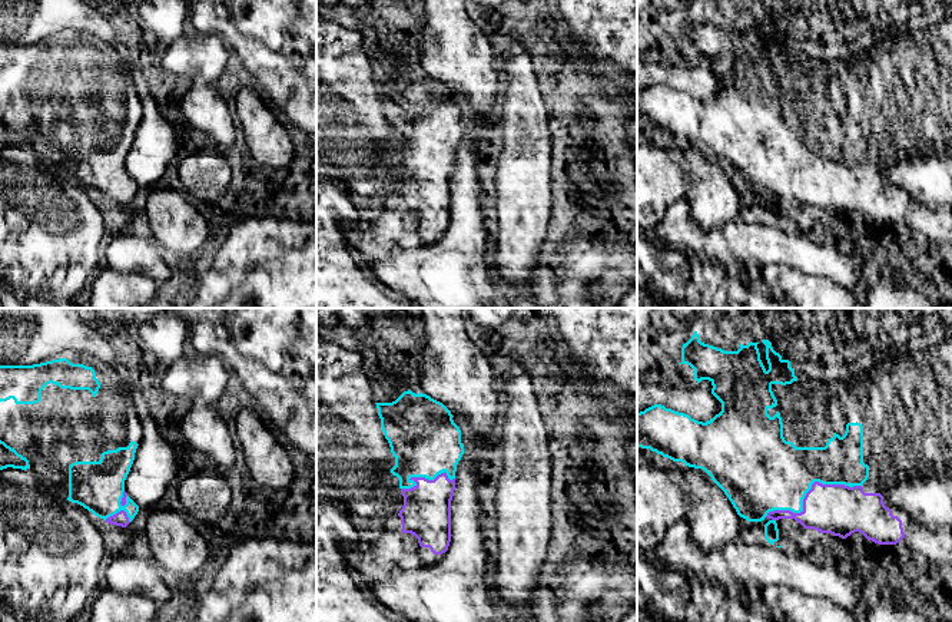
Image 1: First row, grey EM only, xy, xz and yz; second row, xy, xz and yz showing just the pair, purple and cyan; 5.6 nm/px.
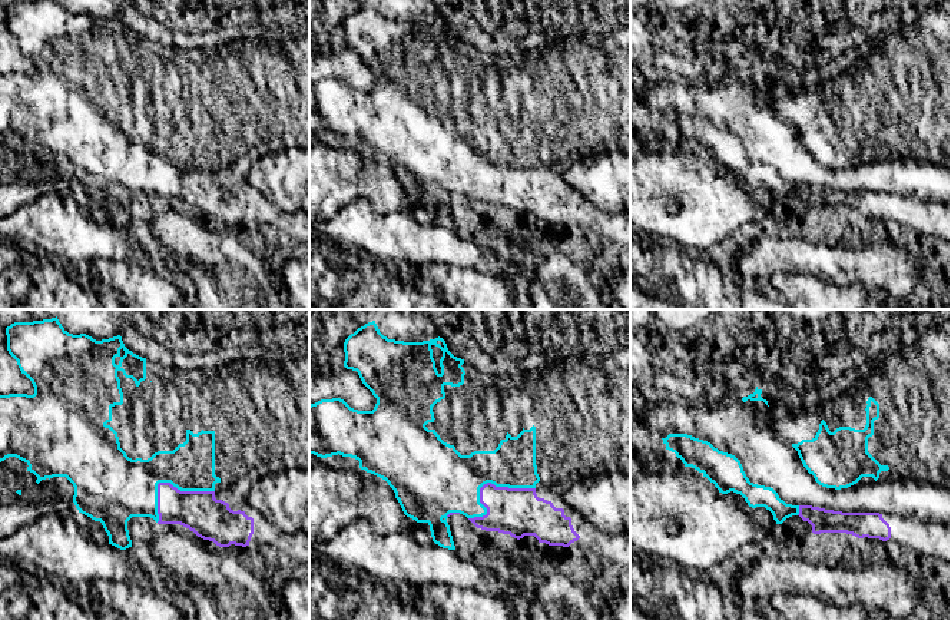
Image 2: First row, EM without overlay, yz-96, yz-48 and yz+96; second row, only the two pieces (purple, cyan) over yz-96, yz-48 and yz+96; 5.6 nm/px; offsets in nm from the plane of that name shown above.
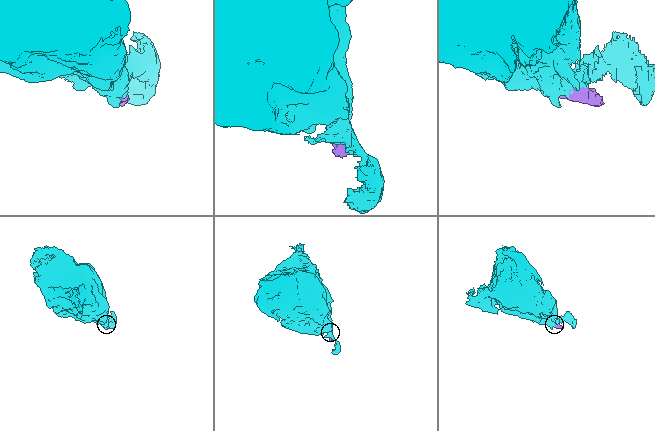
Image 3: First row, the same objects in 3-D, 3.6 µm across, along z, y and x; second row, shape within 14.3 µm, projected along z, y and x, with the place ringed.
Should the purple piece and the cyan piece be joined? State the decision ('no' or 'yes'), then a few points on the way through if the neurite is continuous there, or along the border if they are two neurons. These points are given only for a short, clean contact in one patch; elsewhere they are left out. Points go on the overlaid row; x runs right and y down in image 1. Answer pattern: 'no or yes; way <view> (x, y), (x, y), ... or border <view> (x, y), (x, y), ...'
no

